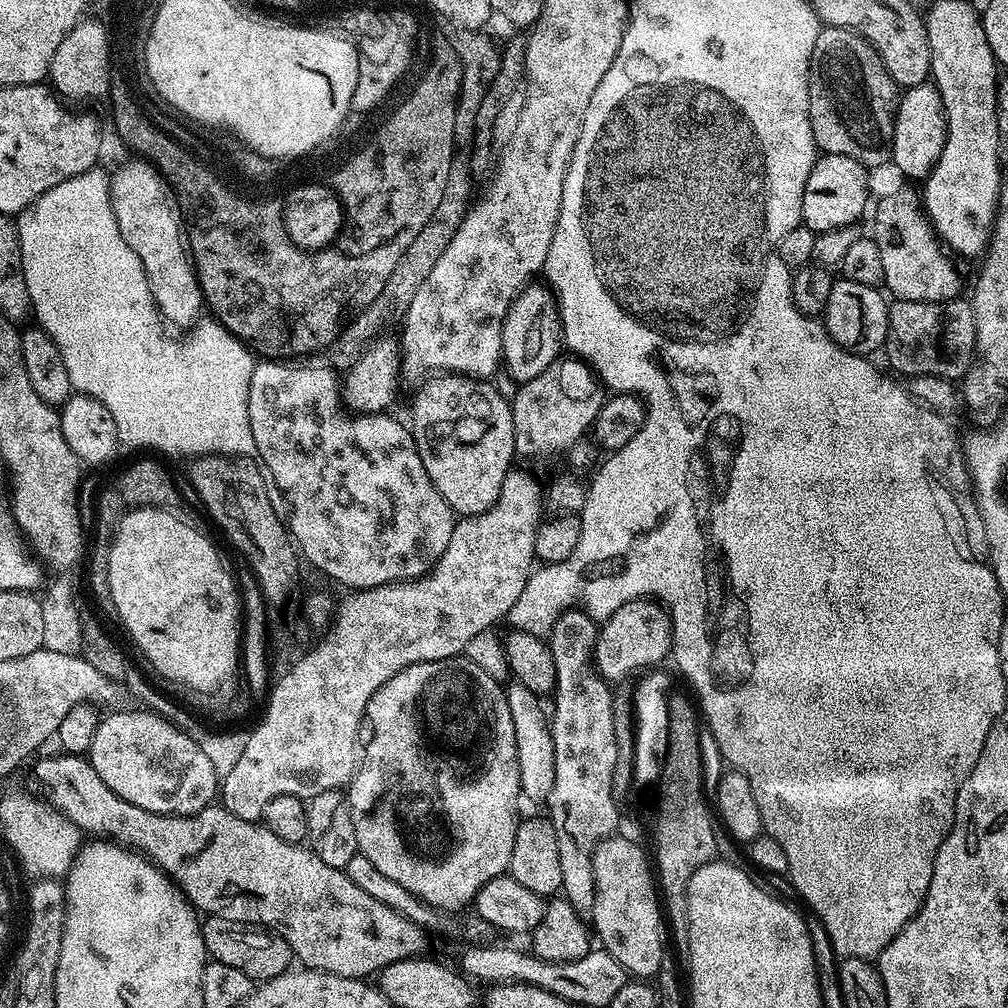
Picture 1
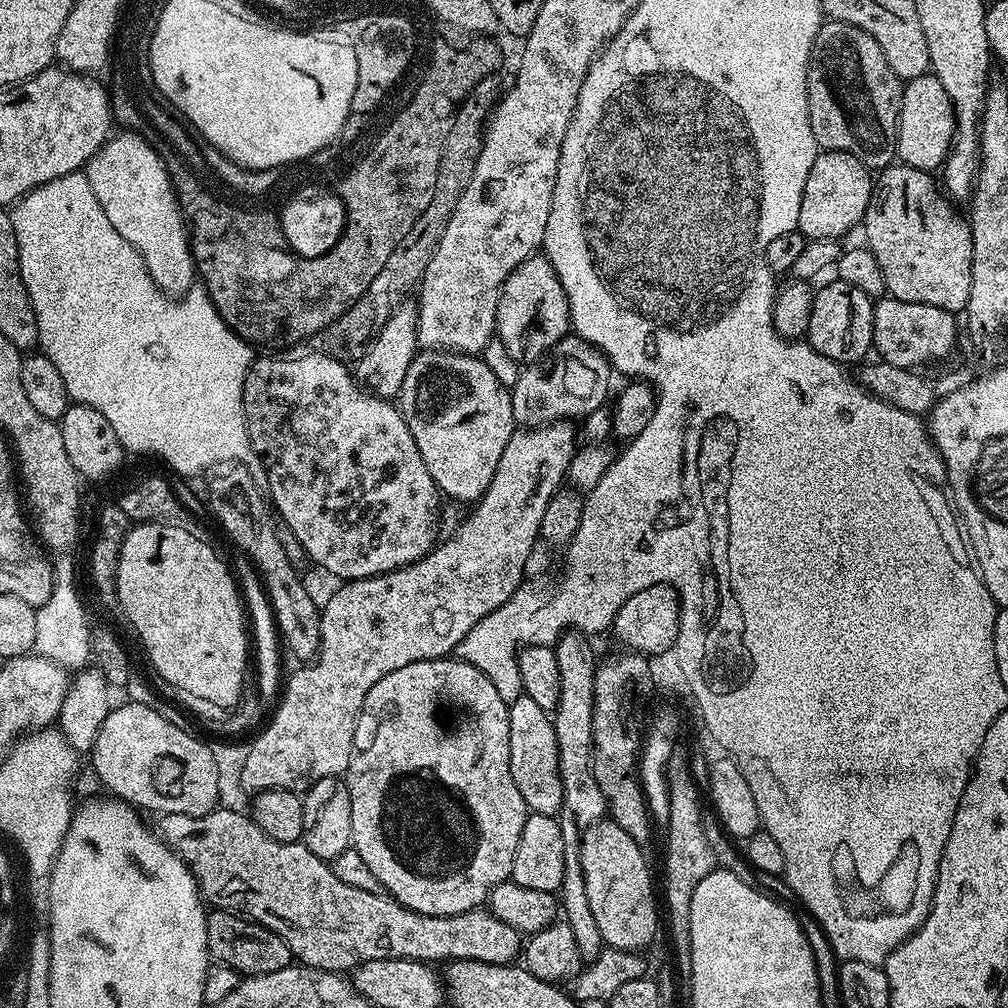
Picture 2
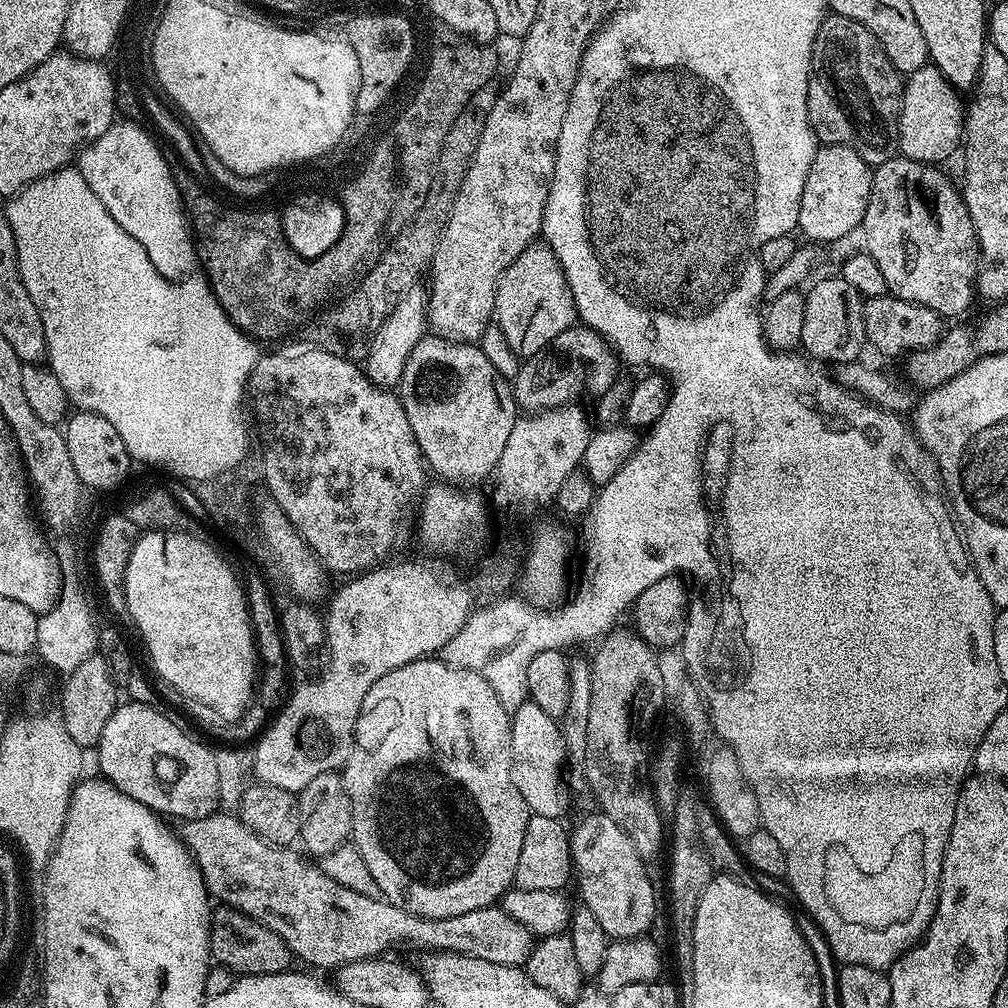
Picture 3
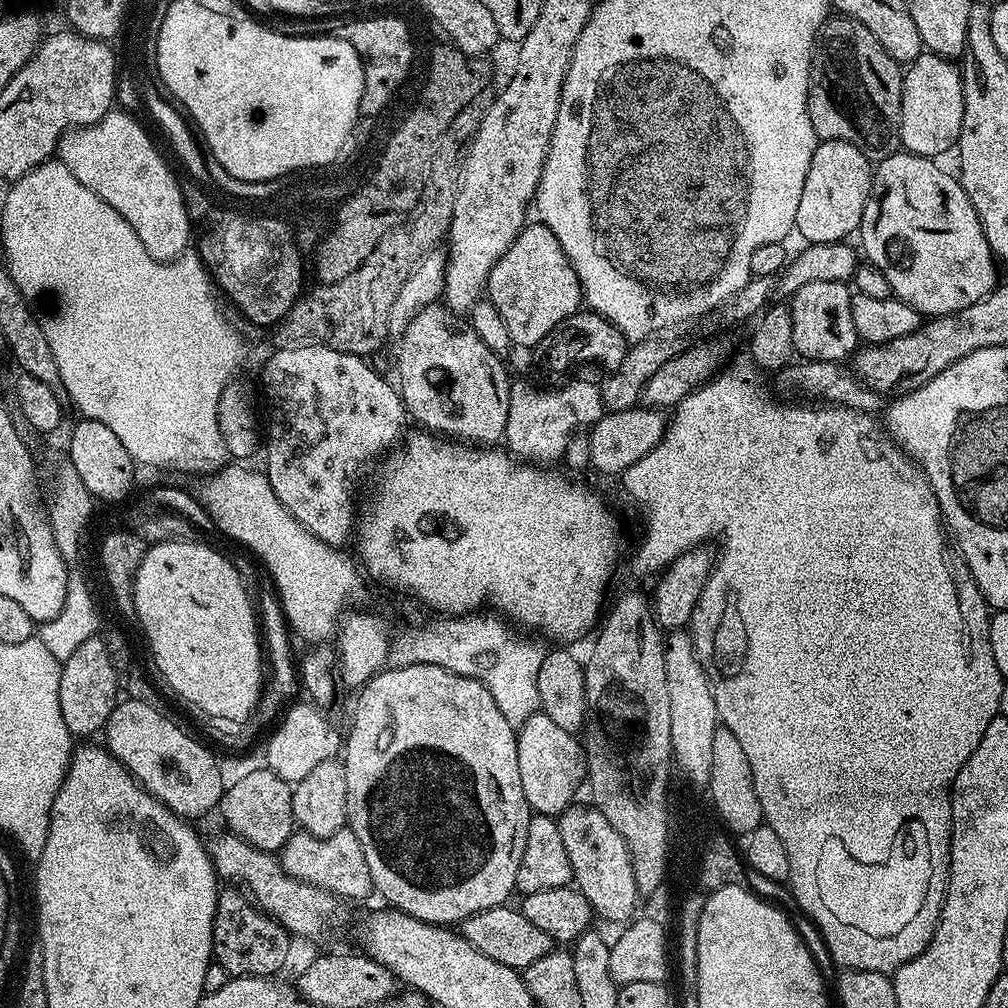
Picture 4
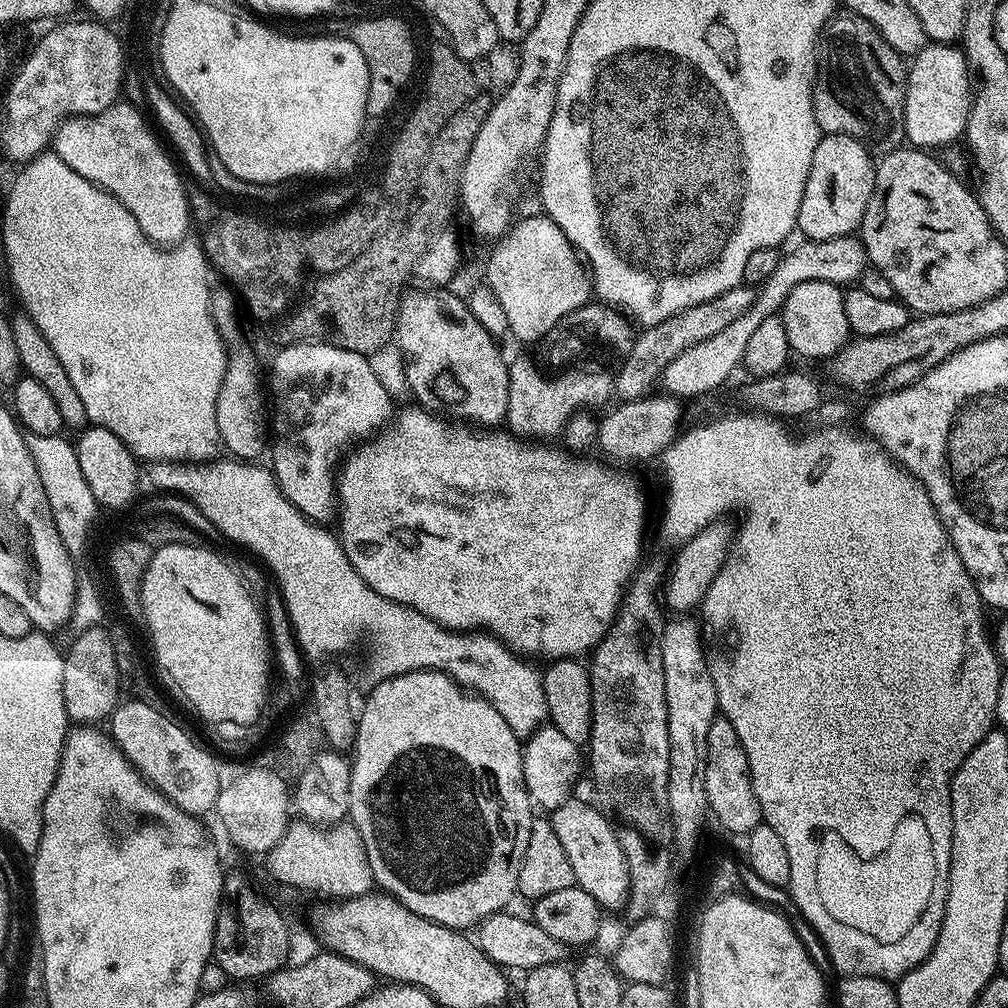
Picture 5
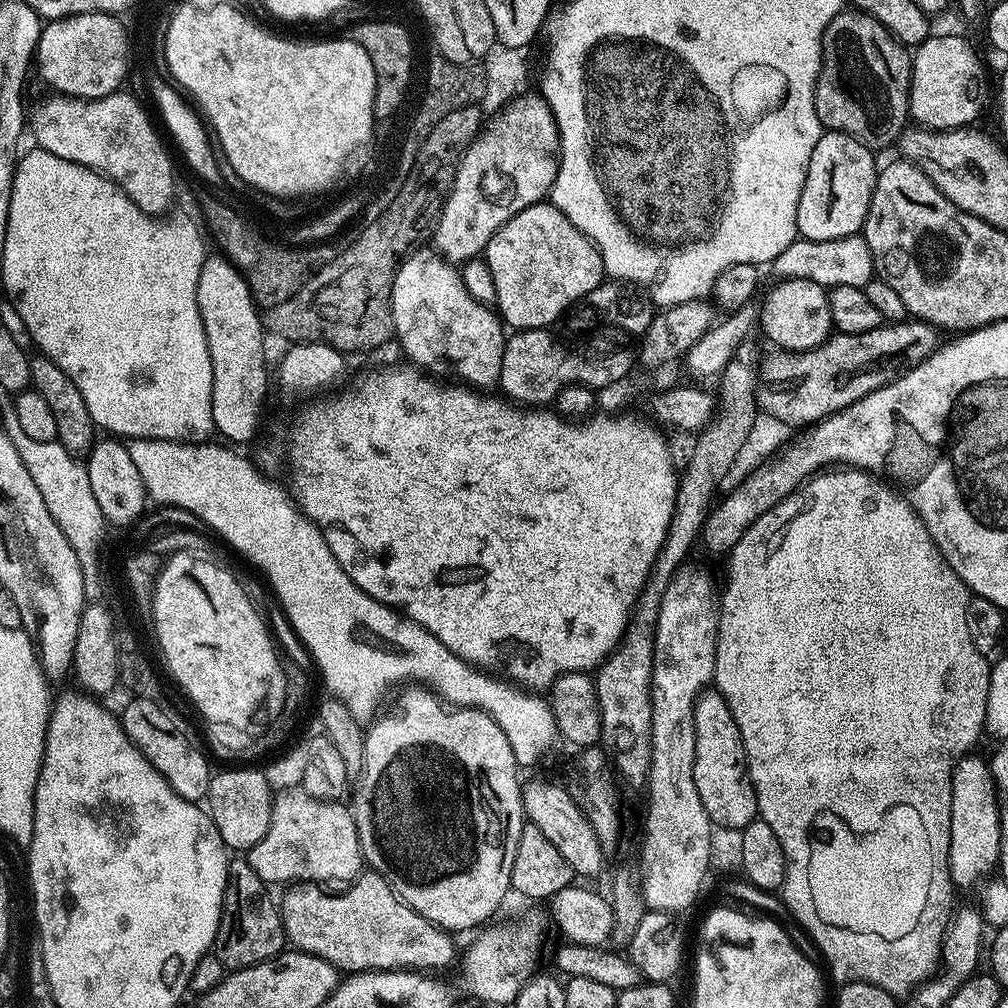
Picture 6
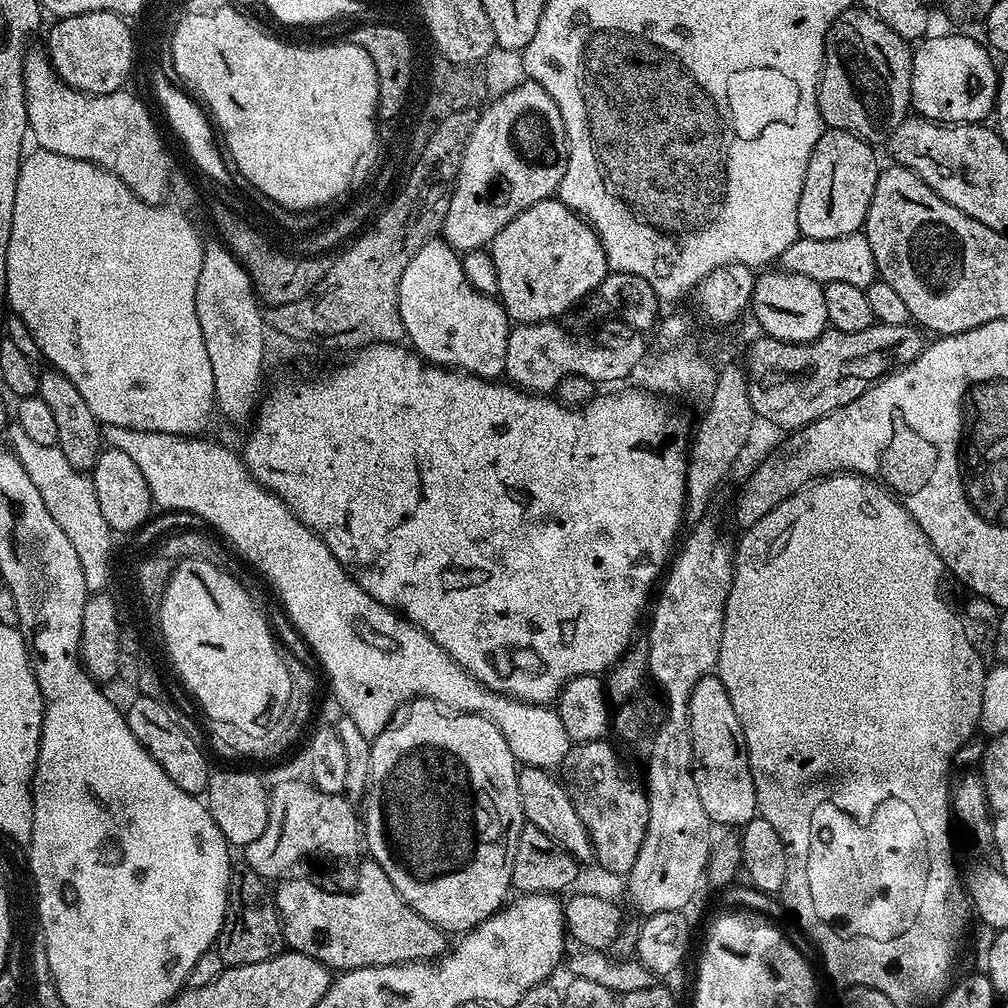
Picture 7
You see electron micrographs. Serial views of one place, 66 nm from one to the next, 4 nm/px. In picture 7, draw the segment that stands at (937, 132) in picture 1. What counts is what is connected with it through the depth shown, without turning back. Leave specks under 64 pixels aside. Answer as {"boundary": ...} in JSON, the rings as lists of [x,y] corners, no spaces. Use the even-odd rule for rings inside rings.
{"boundary":[[[932,34],[915,45],[912,54],[911,107],[919,115],[938,124],[978,124],[993,115],[998,64],[992,61],[993,53],[981,44],[972,36]]]}

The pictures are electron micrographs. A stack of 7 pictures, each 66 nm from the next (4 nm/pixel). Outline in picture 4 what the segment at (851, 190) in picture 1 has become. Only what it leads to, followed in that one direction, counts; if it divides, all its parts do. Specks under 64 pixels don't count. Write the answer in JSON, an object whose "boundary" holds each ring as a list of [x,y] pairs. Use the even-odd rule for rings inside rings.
{"boundary":[[[821,140],[814,150],[814,158],[810,158],[810,170],[806,174],[806,182],[802,186],[802,198],[798,198],[798,214],[795,231],[805,236],[808,244],[825,244],[835,240],[844,242],[848,235],[855,233],[860,226],[860,219],[866,210],[868,195],[872,192],[873,161],[869,160],[858,146],[841,140]]]}

